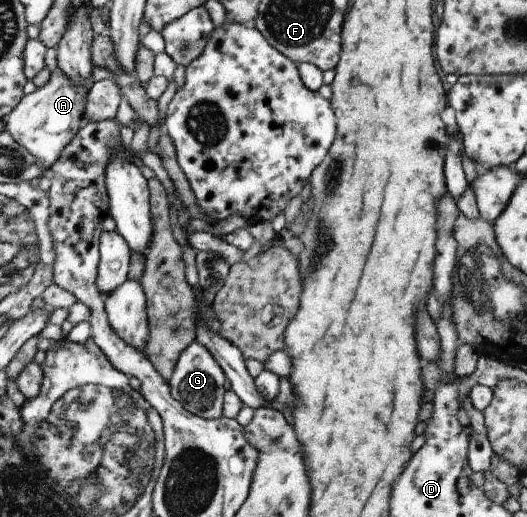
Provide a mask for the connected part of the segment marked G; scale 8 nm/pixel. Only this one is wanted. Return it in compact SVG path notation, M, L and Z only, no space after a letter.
M198 341L191 343L178 360L172 378L169 379L173 396L190 411L191 414L215 420L225 415L226 372L218 363L213 352Z

